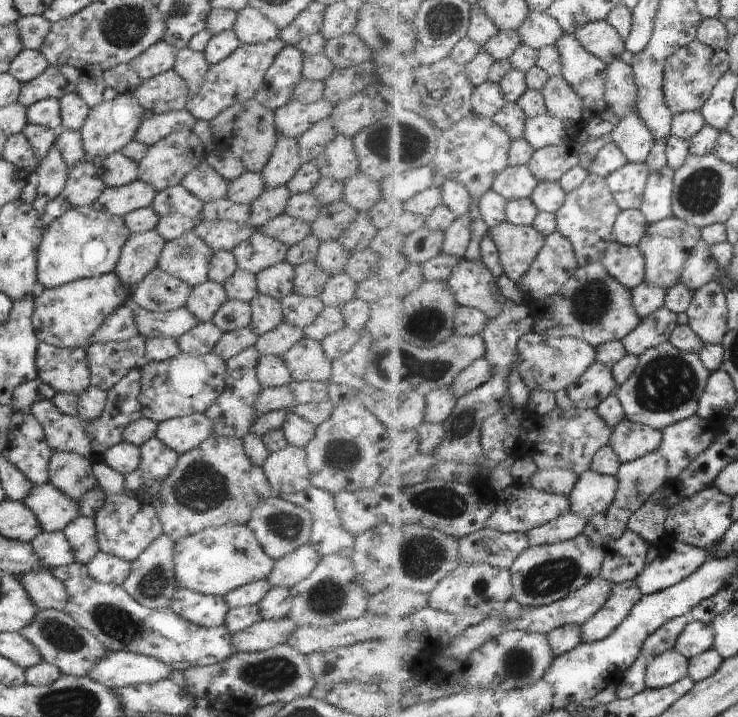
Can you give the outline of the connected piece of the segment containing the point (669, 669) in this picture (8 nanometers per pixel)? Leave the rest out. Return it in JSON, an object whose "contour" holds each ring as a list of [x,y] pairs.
{"contour":[[[677,649],[665,651],[653,658],[647,671],[647,686],[652,689],[662,689],[676,685],[689,677],[691,662]]]}

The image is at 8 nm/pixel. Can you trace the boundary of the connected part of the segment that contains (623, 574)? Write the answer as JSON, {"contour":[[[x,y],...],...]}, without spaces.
{"contour":[[[627,530],[623,538],[613,541],[607,550],[602,577],[612,583],[637,580],[646,570],[651,542],[638,532]]]}

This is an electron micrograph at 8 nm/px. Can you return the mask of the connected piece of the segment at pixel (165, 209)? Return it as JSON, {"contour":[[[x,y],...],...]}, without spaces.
{"contour":[[[181,185],[158,191],[151,208],[160,216],[178,214],[190,219],[202,220],[205,203]]]}

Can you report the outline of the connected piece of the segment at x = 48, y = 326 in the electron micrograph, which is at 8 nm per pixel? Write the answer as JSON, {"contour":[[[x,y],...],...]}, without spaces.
{"contour":[[[112,272],[73,281],[54,289],[45,289],[35,298],[32,327],[38,343],[66,349],[84,349],[105,319],[129,301],[127,288]]]}

